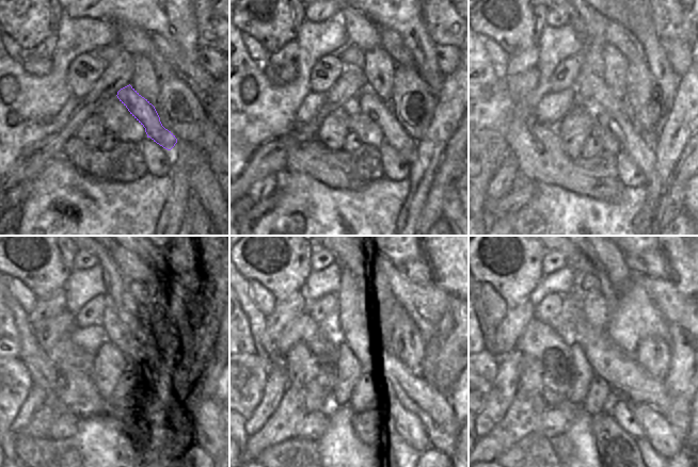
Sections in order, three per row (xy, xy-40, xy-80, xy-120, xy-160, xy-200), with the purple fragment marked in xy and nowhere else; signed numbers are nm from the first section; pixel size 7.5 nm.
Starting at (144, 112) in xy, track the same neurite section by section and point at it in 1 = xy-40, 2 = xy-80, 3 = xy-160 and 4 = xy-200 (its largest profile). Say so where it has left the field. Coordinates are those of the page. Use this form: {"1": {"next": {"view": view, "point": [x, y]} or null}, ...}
{"1": {"next": {"view": "xy-40", "point": [380, 111]}}, "2": {"next": {"view": "xy-80", "point": [617, 113]}}, "3": {"next": {"view": "xy-160", "point": [412, 425]}}, "4": {"next": {"view": "xy-200", "point": [661, 436]}}}

